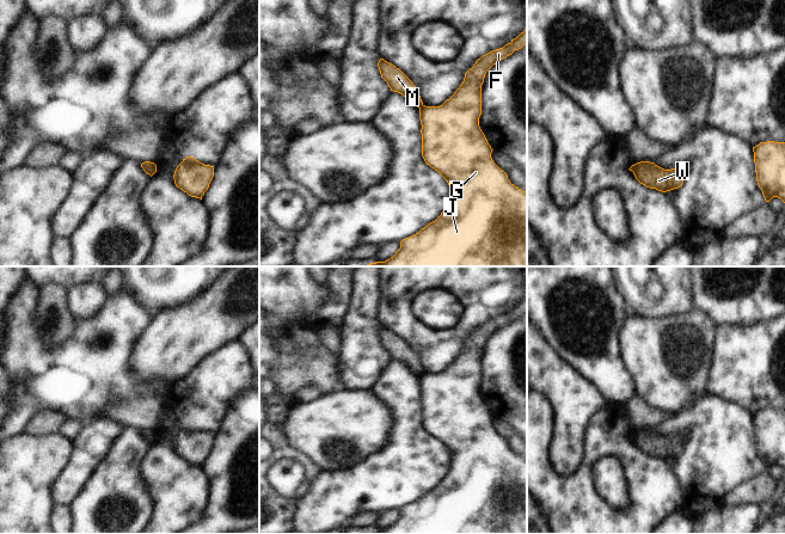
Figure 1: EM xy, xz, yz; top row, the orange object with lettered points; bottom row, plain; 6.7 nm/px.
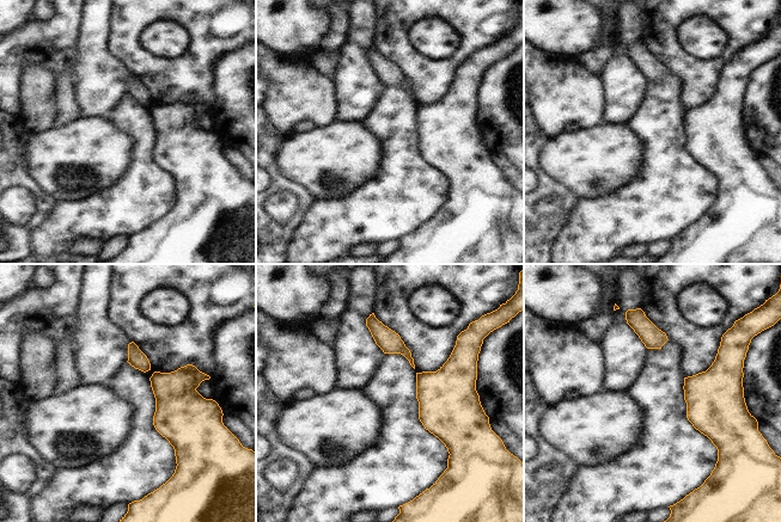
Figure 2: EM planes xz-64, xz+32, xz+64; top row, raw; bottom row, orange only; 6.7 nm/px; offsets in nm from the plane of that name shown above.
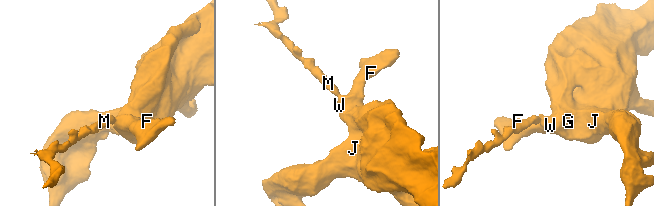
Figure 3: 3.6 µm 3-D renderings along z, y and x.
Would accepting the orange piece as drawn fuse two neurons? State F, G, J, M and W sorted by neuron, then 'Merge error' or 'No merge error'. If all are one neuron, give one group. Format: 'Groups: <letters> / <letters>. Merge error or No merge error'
Groups: F G J W / M. Merge error.

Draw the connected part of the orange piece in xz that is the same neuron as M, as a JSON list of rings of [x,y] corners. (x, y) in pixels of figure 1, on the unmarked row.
[[[384,326],[379,327],[378,334],[381,345],[387,350],[391,358],[403,362],[410,370],[412,370],[417,375],[421,375],[423,373],[417,355],[399,336],[385,329]]]

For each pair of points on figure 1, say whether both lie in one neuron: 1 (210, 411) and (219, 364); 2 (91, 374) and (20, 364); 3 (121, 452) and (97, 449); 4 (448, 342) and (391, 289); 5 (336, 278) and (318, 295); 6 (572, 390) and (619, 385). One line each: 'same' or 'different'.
1: same
2: same
3: different
4: same
5: different
6: different

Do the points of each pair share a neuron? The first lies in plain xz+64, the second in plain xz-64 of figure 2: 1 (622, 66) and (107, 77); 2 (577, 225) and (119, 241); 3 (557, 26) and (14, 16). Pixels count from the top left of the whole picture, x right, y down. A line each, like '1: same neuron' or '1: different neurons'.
1: same neuron
2: different neurons
3: same neuron

